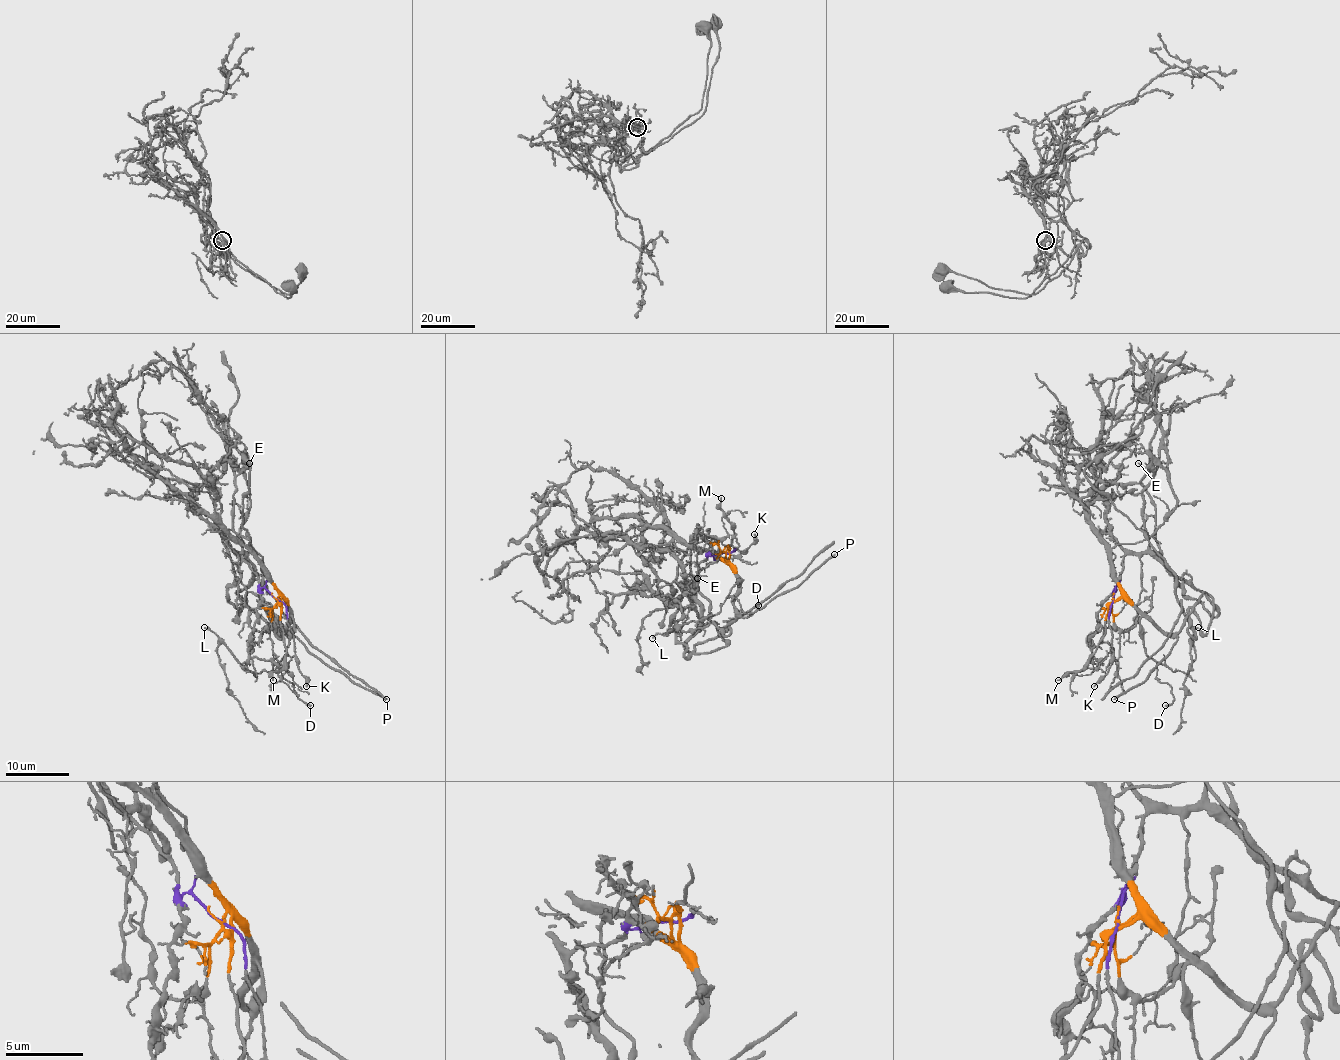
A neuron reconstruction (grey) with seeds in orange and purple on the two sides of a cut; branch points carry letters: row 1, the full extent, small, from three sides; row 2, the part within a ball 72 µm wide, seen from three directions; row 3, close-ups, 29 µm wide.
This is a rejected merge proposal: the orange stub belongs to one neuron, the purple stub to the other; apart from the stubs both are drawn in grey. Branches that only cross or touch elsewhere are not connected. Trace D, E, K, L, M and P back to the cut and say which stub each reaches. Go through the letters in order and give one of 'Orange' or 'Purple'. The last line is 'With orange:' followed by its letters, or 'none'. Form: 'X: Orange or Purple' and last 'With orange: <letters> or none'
D: Orange
E: Purple
K: Purple
L: Orange
M: Orange
P: Orange
With orange: D, L, M, P

